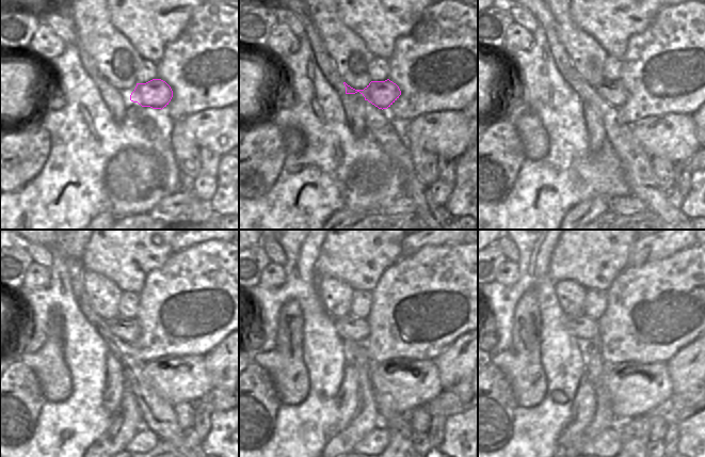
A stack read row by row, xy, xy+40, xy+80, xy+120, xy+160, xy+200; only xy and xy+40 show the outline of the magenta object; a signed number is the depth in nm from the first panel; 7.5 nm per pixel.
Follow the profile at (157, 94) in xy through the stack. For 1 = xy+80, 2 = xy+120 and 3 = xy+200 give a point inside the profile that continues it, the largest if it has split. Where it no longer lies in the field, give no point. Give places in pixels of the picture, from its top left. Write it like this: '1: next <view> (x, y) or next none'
1: next xy+80 (613, 92)
2: next xy+120 (125, 330)
3: next xy+200 (581, 327)

